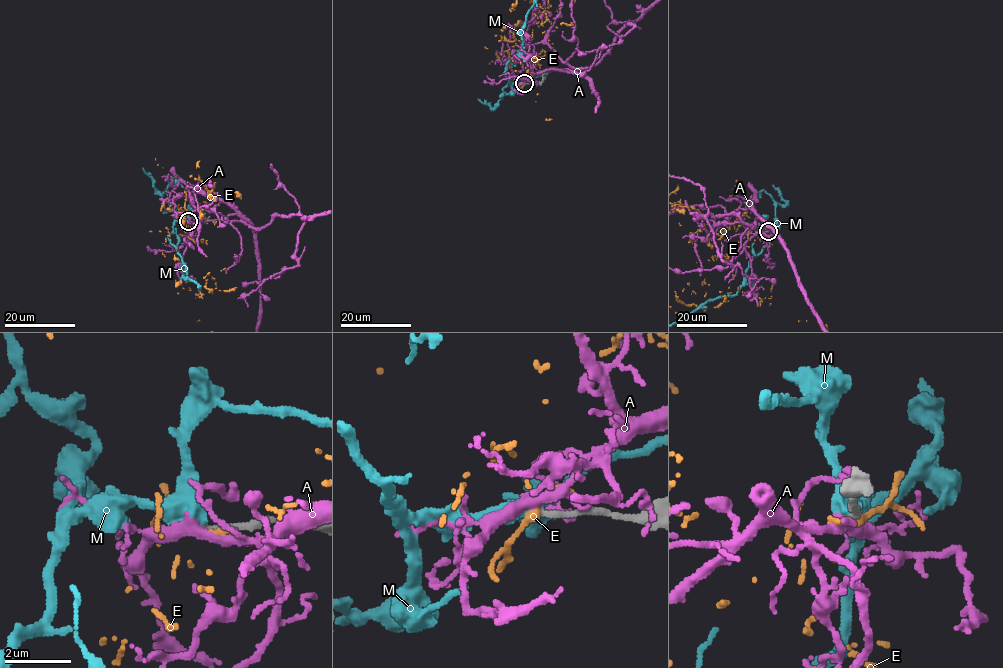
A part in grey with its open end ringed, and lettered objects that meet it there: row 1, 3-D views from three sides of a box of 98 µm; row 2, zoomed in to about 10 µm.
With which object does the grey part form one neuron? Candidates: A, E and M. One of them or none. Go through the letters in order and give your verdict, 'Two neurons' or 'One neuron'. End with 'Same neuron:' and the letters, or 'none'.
A: Two neurons
E: Two neurons
M: Two neurons
Same neuron: none

